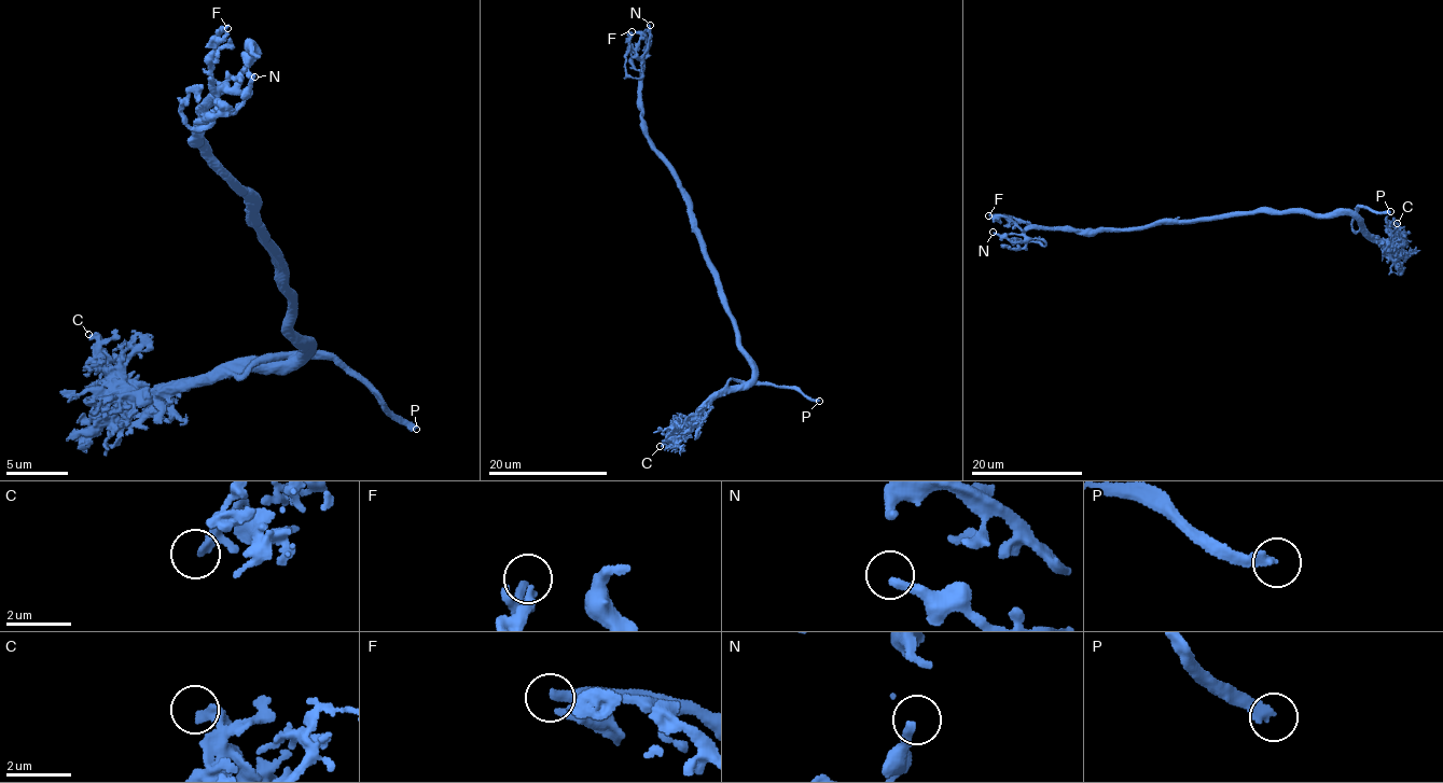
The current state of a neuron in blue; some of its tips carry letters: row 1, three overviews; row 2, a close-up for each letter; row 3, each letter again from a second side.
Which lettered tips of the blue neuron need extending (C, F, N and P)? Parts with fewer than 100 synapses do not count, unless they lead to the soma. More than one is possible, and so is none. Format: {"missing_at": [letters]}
{"missing_at": ["P"]}

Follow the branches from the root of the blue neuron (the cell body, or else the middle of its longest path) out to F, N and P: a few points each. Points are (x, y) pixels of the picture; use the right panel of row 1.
F: (1209, 217), (1164, 219), (1138, 226), (1082, 231), (1034, 227), (1013, 218), (988, 215)
N: (1209, 217), (1096, 231), (1030, 226), (1024, 240), (1017, 242), (993, 232)
P: (1209, 217), (1293, 211), (1317, 215), (1353, 210), (1357, 205), (1390, 211)

